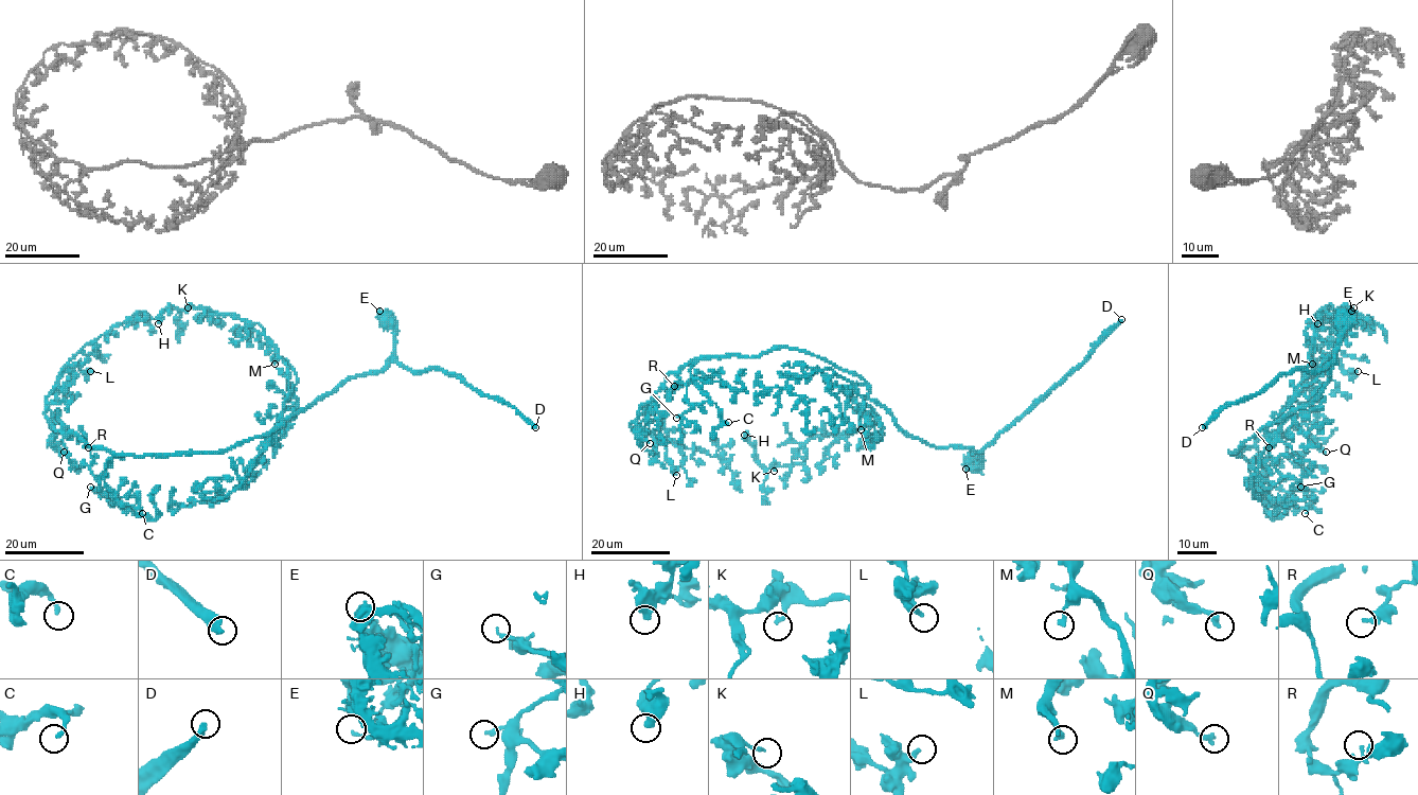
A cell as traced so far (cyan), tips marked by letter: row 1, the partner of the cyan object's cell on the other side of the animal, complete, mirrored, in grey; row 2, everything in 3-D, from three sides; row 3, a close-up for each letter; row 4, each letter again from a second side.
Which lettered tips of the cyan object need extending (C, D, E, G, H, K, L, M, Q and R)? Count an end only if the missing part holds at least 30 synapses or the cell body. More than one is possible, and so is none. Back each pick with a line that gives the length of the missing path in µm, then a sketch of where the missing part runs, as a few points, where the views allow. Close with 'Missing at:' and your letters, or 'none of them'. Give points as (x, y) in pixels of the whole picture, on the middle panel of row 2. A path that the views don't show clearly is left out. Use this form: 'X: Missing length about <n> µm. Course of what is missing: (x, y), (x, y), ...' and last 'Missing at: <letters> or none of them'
D: Missing length about 35 µm. Course of what is missing: (1121, 319), (1126, 305), (1115, 266)
G: Missing length about 8 µm. Course of what is missing: (676, 418), (674, 429), (669, 435)
K: Missing length about 15 µm. Course of what is missing: (774, 471), (763, 471), (755, 479), (749, 486), (749, 498)
Missing at: D, G, K

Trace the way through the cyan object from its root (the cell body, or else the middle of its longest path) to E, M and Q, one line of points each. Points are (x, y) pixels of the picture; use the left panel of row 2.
E: (230, 448), (275, 431), (285, 419), (350, 378), (378, 373), (393, 352), (394, 332), (379, 311)
M: (230, 448), (279, 425), (267, 436), (275, 437), (288, 392), (288, 367), (280, 358), (275, 364)
Q: (230, 448), (164, 455), (112, 454), (87, 445), (72, 433), (65, 436), (51, 424), (52, 443), (64, 452)

